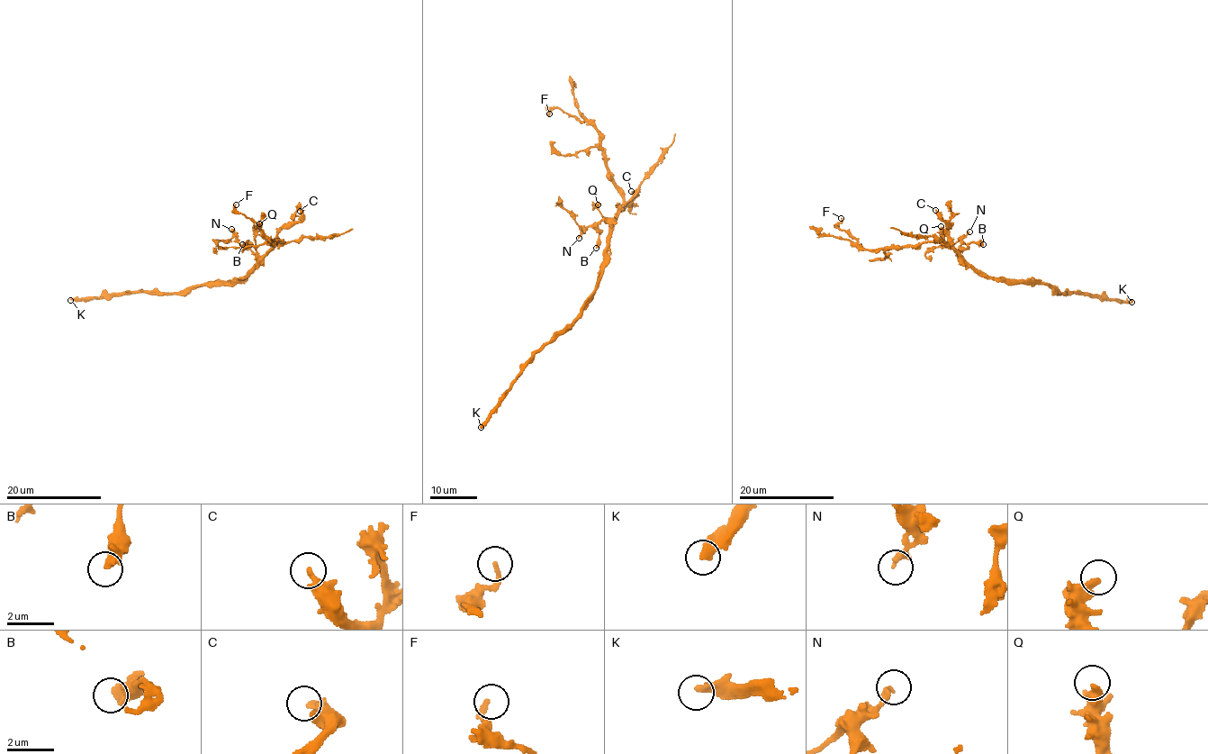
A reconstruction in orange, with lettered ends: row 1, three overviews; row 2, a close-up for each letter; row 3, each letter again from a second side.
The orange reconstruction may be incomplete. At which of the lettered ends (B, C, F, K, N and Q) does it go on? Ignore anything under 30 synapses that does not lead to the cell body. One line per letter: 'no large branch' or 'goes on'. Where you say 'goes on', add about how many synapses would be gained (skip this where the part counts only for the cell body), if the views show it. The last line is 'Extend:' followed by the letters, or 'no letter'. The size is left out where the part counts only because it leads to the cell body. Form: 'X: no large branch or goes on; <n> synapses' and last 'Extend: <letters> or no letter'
B: no large branch
C: goes on; 80 synapses
F: no large branch
K: no large branch
N: no large branch
Q: no large branch
Extend: C

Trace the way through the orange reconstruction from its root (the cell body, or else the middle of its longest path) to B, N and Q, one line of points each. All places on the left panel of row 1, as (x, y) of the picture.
B: (239, 279), (252, 270), (257, 258), (248, 247), (250, 242), (242, 244)
N: (239, 279), (252, 270), (257, 258), (239, 243), (231, 229)
Q: (239, 279), (252, 270), (256, 263), (255, 232), (259, 223)

